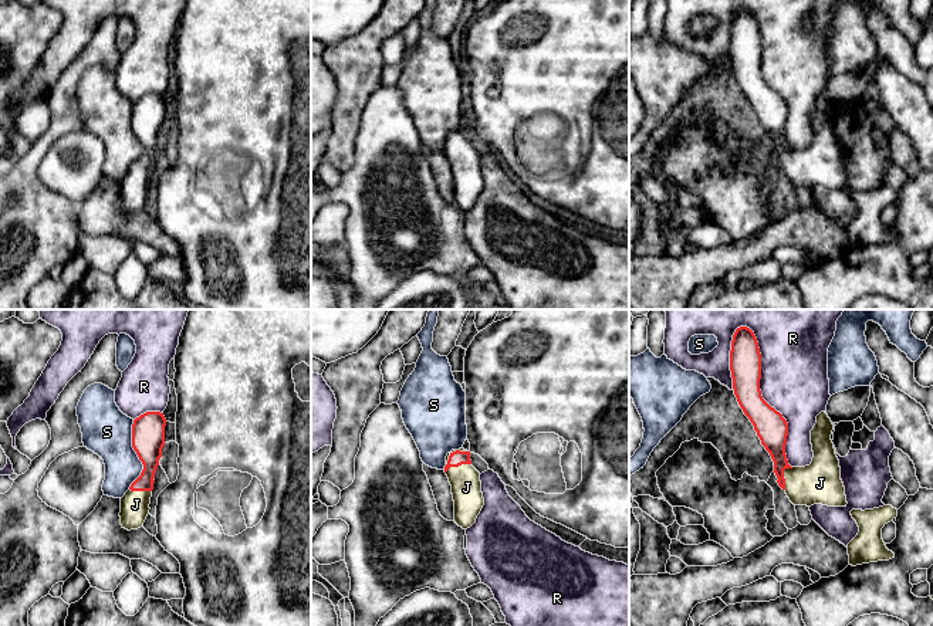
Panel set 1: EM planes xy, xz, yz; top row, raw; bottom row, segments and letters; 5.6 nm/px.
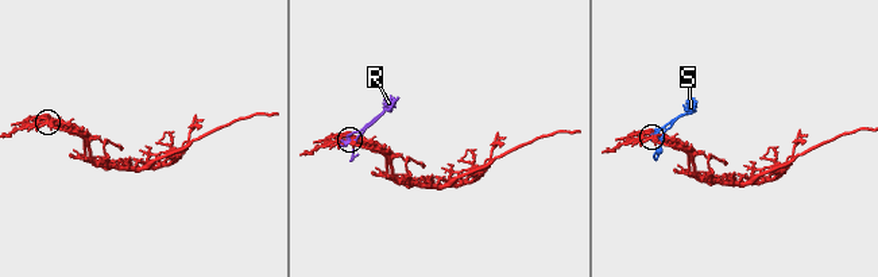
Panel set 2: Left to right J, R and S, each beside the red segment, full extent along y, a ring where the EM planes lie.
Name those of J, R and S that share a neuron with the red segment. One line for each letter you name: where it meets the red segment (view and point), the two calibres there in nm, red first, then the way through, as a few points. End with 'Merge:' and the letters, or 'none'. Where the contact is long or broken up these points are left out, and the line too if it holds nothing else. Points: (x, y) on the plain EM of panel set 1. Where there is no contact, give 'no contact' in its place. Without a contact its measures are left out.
J: meets red in yz at (783, 158); 160 nm thick on the red side, 240 nm on the other; runs through yz (773, 115), (783, 158), (800, 165), (820, 165)
Merge: J

